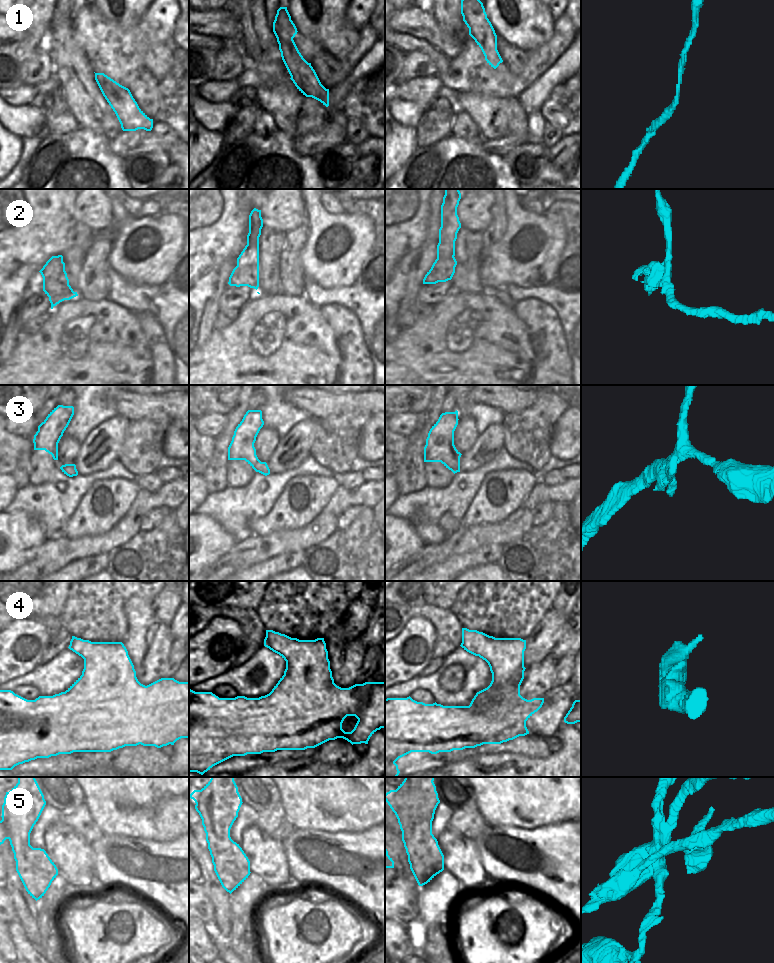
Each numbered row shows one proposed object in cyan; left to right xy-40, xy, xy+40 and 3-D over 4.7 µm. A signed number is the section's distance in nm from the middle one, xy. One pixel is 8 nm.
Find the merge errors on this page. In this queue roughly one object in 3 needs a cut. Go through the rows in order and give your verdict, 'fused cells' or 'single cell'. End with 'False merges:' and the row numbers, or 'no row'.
1: single cell
2: fused cells
3: single cell
4: single cell
5: fused cells
False merges: 2, 5

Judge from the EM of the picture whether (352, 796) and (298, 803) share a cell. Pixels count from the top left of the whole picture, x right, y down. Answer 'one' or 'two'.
one

